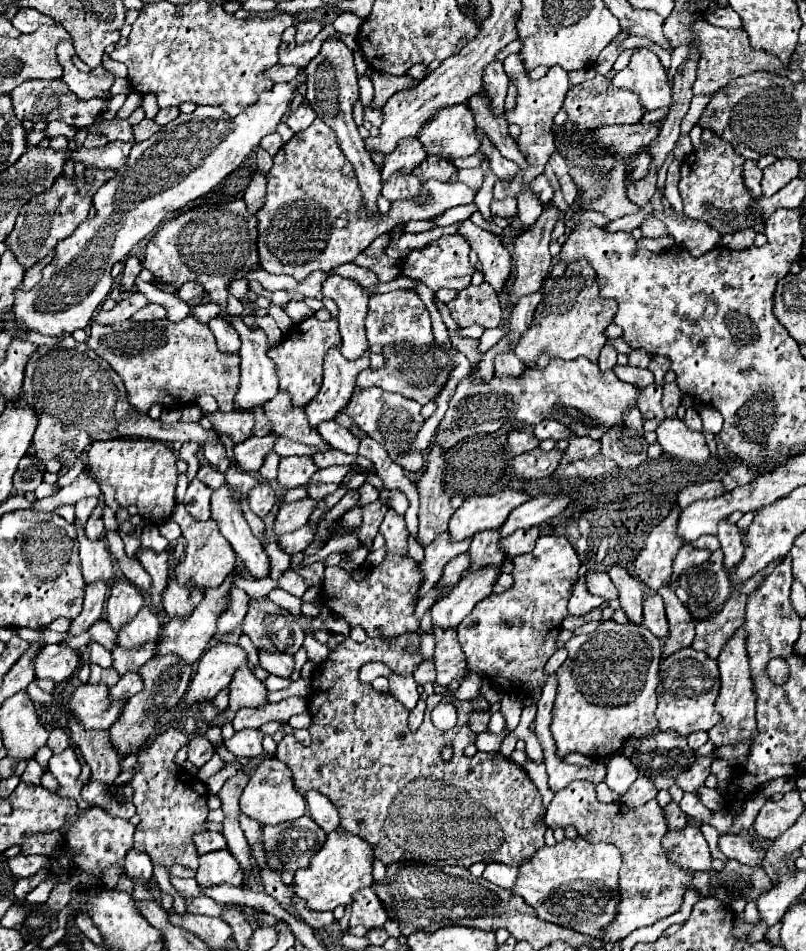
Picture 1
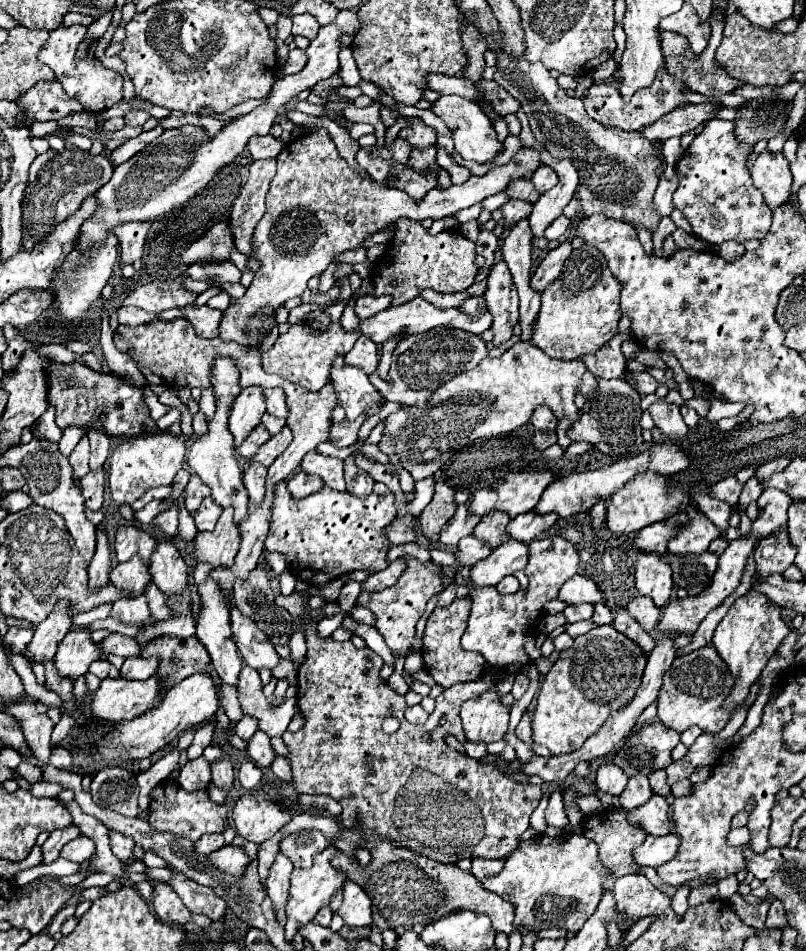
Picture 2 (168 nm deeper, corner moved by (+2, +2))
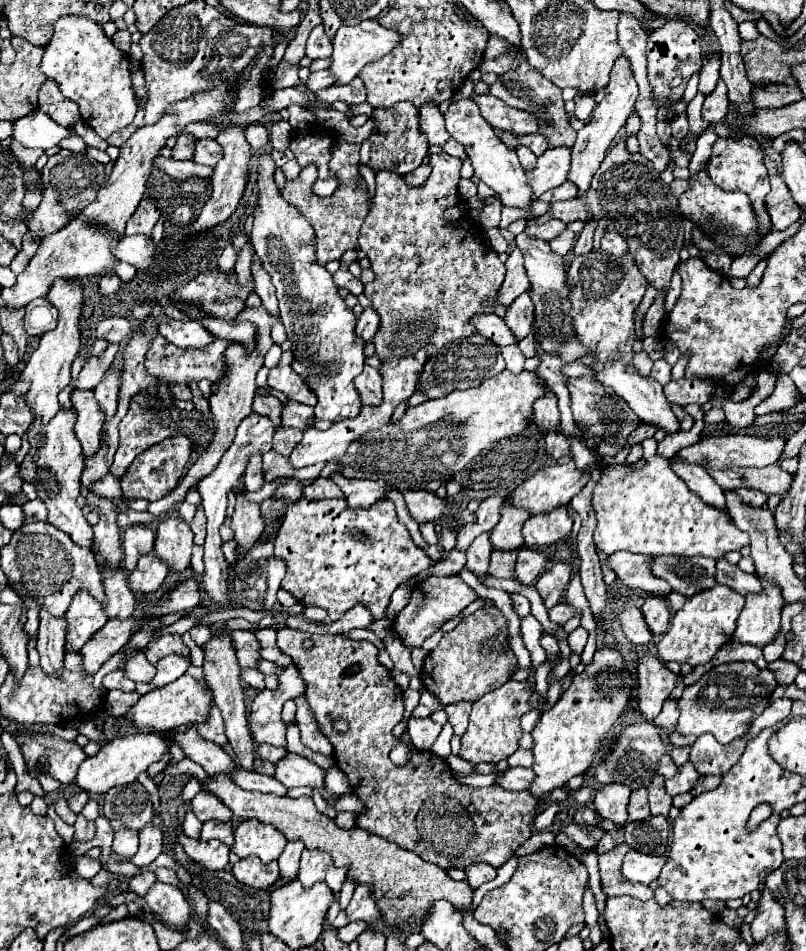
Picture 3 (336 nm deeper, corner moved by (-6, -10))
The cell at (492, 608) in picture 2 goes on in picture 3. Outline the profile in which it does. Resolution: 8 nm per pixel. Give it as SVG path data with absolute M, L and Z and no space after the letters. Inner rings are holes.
M558 562L538 578L536 590L542 596L546 608L552 608L552 604L560 604L564 600L564 592L570 584L570 576L572 576L570 564Z

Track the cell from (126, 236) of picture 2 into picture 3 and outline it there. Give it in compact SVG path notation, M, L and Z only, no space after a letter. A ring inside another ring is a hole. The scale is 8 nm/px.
M144 196L144 200L138 204L136 212L130 216L128 224L126 224L126 234L144 234L150 236L154 224L160 218L160 208L154 200L154 196Z

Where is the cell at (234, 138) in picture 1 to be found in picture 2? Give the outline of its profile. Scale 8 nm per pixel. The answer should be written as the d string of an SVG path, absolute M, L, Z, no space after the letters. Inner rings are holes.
M342 10L336 16L336 22L322 26L318 36L310 42L306 56L308 62L302 72L292 76L282 76L274 82L272 90L266 96L266 102L254 108L250 114L238 116L224 124L216 136L208 136L200 126L182 126L162 132L154 144L148 144L142 152L114 168L112 178L96 192L96 212L82 224L78 242L74 250L66 256L60 268L52 274L48 292L54 296L54 306L68 322L82 318L90 306L100 298L102 288L108 284L112 266L118 260L118 238L114 228L126 222L154 222L164 214L174 212L178 206L186 204L194 194L198 194L206 184L230 166L246 148L248 140L254 134L268 134L276 124L276 118L284 104L298 96L302 90L310 90L316 82L332 76L338 70L338 52L342 48L340 34L356 34L360 22L356 12ZM132 210L136 214L132 214Z

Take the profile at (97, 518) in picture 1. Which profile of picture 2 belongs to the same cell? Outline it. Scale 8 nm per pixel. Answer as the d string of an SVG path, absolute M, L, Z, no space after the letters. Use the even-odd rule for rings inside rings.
M90 472L84 476L84 480L80 480L80 488L82 488L82 496L86 500L86 506L90 510L102 510L102 502L104 502L104 472Z

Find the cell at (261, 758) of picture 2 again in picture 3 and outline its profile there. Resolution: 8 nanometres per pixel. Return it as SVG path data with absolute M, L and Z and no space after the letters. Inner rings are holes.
M288 754L284 760L276 764L276 780L280 780L286 788L296 788L296 786L310 786L316 788L324 800L336 802L338 796L326 792L324 788L324 770L312 764L306 758L300 758L296 754Z

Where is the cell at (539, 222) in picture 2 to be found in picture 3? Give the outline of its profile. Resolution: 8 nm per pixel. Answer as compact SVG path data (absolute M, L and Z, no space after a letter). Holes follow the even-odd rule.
M620 56L614 62L614 68L610 72L610 82L606 86L604 100L594 108L594 112L588 118L586 126L578 132L578 138L576 138L576 144L574 144L574 150L572 150L572 168L570 168L568 180L574 182L580 188L580 196L584 196L584 192L588 190L590 180L592 180L594 172L598 170L600 162L604 160L610 144L614 142L620 128L626 124L628 116L632 114L636 98L638 98L638 84L636 84L636 80L632 76L632 68L630 68L628 60L624 56Z

